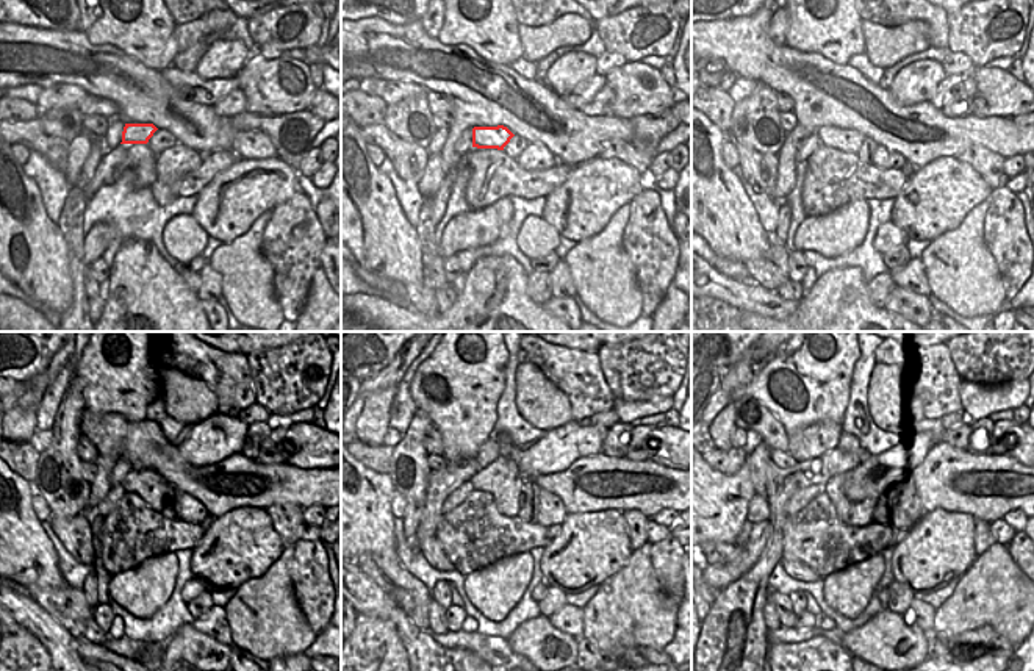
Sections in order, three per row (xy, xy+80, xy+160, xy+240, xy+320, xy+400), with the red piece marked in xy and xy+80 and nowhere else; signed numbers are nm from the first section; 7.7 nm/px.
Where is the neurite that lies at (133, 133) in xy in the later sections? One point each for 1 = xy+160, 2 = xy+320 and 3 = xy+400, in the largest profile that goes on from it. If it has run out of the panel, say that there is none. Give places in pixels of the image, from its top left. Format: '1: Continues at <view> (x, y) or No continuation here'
1: Continues at xy+160 (851, 141)
2: Continues at xy+320 (501, 479)
3: Continues at xy+400 (853, 513)

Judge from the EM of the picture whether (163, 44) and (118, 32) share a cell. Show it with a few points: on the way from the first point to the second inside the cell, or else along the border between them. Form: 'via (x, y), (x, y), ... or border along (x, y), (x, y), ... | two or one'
via (152, 41), (143, 32), (129, 32) | one

